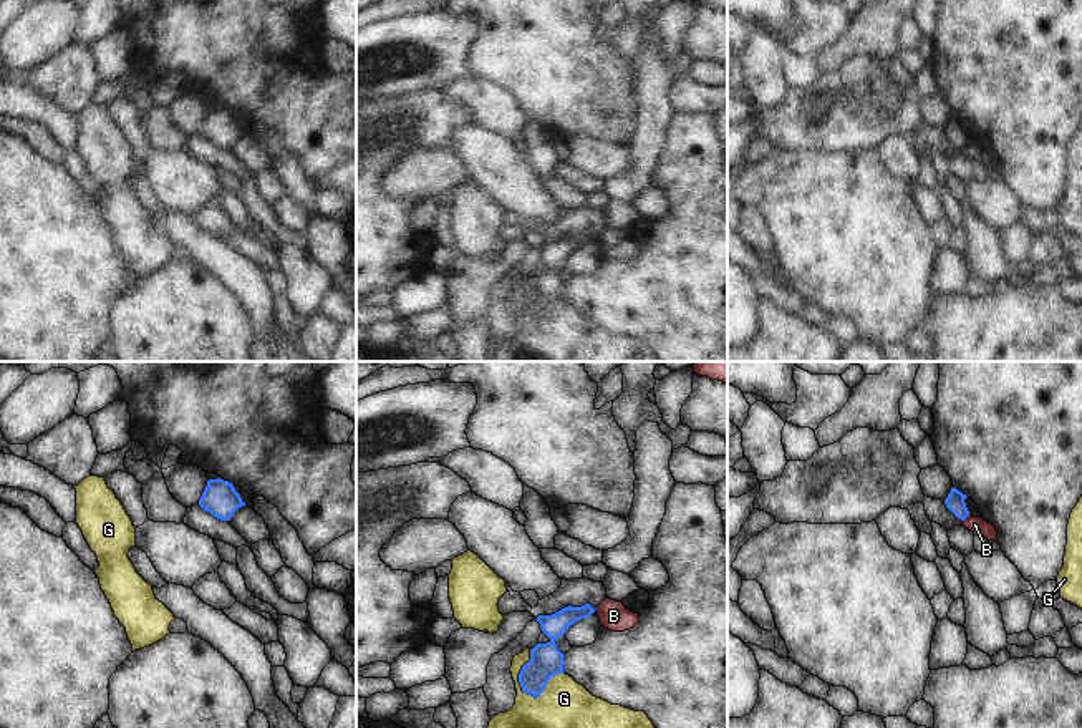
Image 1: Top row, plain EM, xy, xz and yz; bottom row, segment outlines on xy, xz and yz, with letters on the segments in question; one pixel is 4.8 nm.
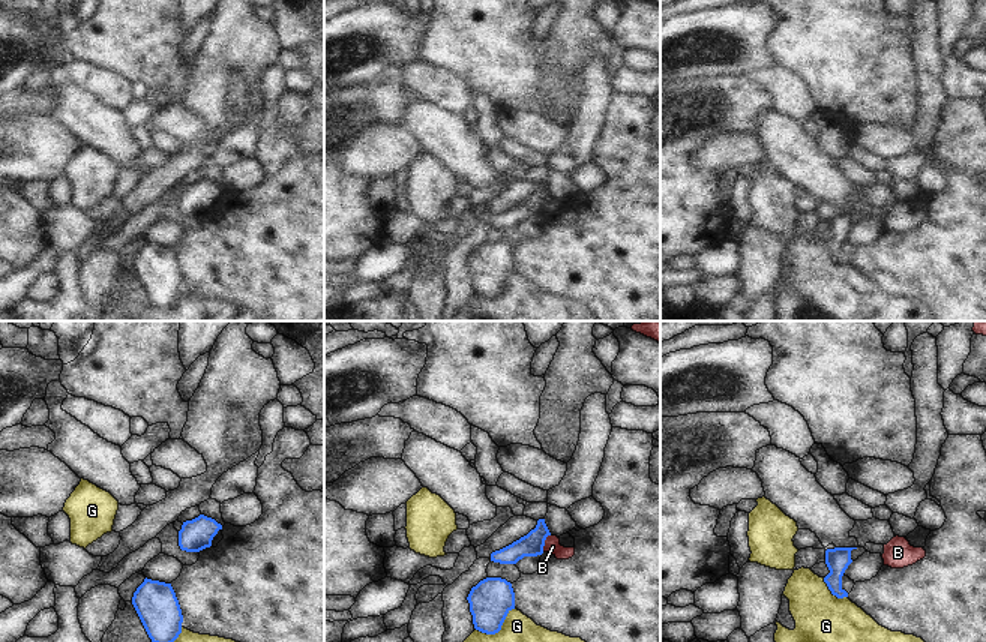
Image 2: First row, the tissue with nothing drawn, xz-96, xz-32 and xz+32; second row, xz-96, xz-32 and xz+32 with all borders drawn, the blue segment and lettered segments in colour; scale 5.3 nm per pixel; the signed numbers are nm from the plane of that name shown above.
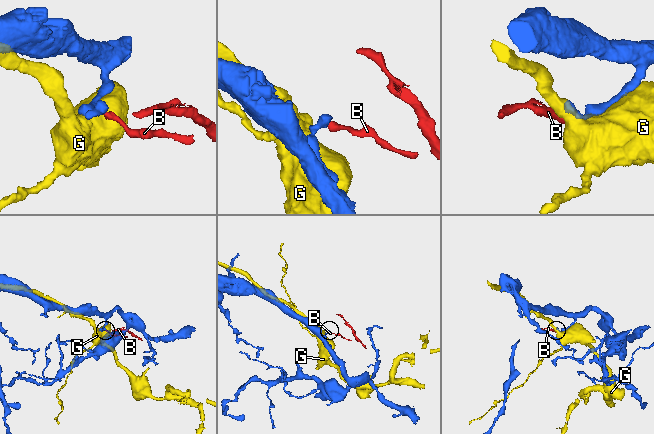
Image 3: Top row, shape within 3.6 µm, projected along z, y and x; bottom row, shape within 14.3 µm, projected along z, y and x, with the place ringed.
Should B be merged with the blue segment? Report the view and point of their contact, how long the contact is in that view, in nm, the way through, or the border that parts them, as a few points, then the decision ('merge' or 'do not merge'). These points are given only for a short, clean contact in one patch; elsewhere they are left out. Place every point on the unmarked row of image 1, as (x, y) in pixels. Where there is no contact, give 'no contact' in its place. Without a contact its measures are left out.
meets blue in yz at (965, 146); contact 40 nm long; border along yz (968, 143), (963, 148); do not merge

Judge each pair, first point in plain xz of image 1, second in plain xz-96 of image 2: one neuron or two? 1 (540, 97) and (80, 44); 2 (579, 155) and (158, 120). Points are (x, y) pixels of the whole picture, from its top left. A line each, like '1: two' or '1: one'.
1: one
2: one

